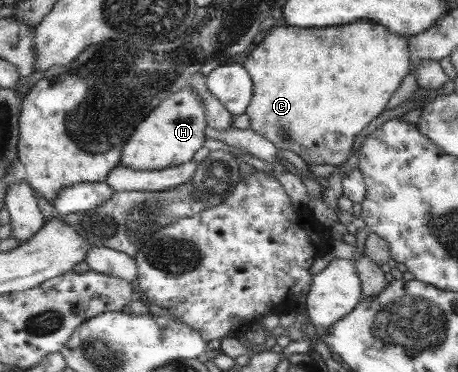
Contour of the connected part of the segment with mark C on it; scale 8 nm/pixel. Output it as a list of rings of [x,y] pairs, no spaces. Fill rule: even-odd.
[[[358,21],[352,23],[352,25],[344,24],[318,29],[296,29],[296,27],[288,25],[282,27],[272,26],[259,38],[256,49],[253,49],[252,53],[249,53],[248,57],[245,57],[245,60],[241,62],[253,82],[253,95],[245,111],[249,119],[249,128],[271,141],[276,150],[292,151],[308,165],[340,166],[351,153],[354,136],[386,108],[384,105],[388,103],[392,92],[396,91],[402,77],[410,70],[410,50],[408,50],[406,37],[392,33],[386,26],[380,27],[380,25],[376,23],[372,25],[372,23],[370,21],[364,21],[364,23]]]

